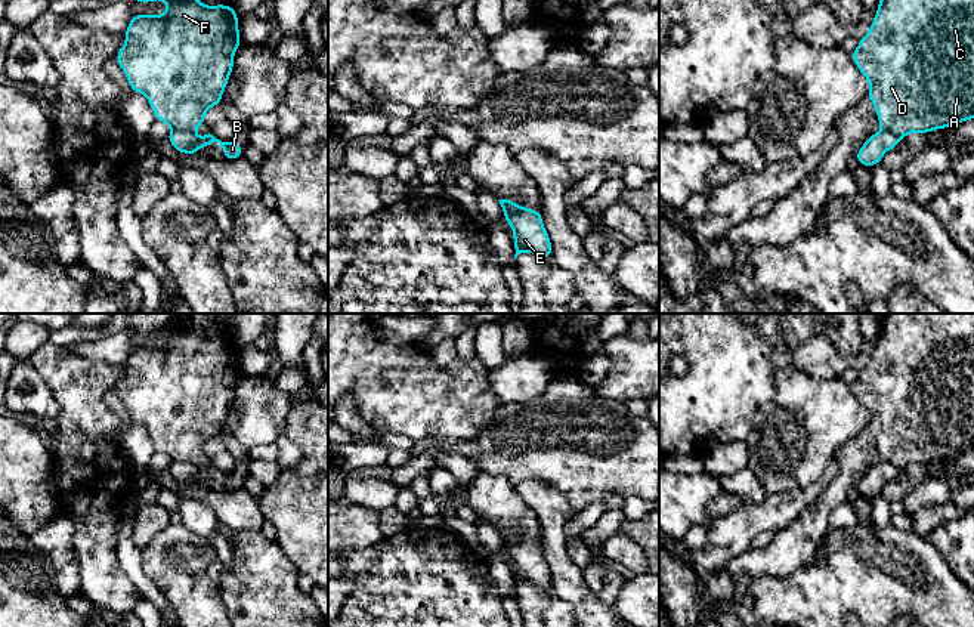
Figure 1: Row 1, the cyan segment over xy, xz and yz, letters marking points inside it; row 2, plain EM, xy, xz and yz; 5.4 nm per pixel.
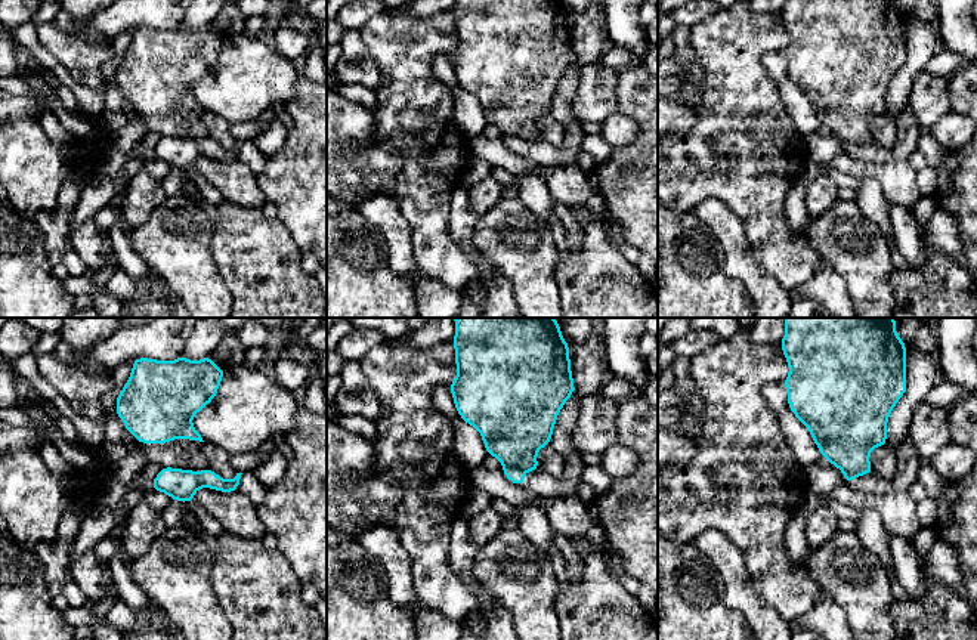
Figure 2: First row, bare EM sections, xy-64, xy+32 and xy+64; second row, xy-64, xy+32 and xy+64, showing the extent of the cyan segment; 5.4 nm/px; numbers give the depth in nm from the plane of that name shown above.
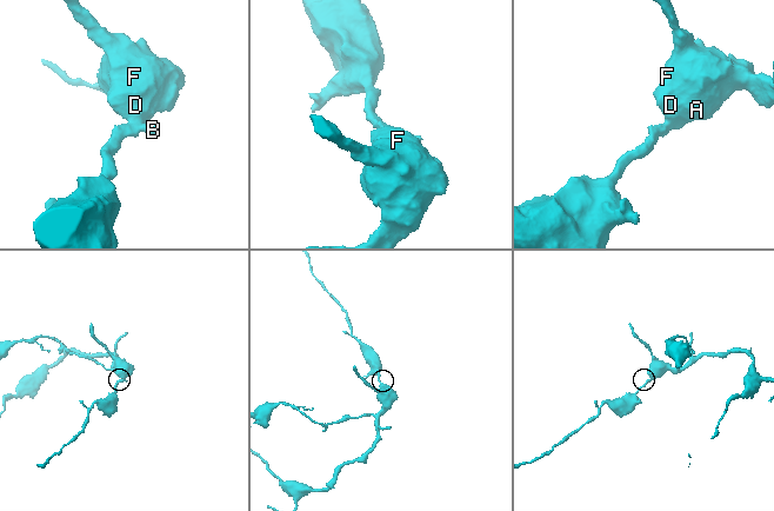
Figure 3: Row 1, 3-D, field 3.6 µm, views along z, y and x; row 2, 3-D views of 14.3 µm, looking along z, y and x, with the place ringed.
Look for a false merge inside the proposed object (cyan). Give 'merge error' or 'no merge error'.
merge error

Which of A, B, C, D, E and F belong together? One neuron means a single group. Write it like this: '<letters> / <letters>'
A C D E F / B

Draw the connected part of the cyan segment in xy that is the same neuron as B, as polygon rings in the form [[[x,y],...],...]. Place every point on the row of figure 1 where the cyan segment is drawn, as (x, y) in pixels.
[[[171,129],[167,139],[173,148],[182,154],[198,154],[201,146],[210,146],[213,142],[219,142],[225,152],[225,160],[234,160],[242,157],[242,148],[235,142],[222,142],[213,135],[204,135],[201,139],[191,130]]]

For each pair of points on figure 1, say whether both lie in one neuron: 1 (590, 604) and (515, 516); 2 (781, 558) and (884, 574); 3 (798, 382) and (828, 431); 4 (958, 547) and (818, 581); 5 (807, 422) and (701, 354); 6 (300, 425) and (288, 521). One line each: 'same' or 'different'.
1: different
2: different
3: same
4: different
5: different
6: same

